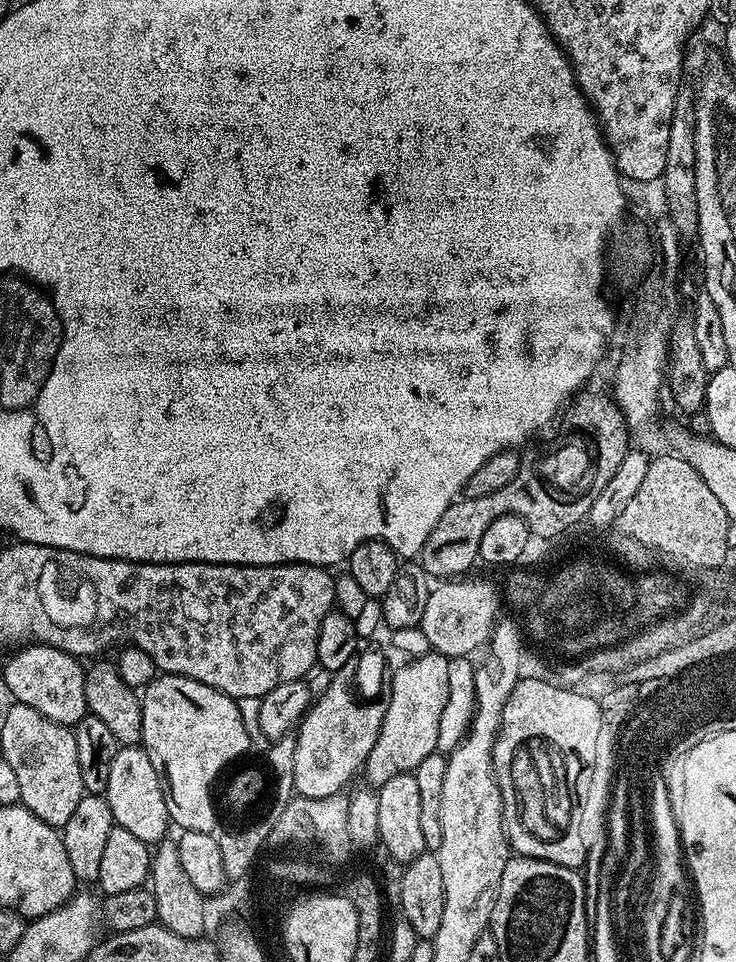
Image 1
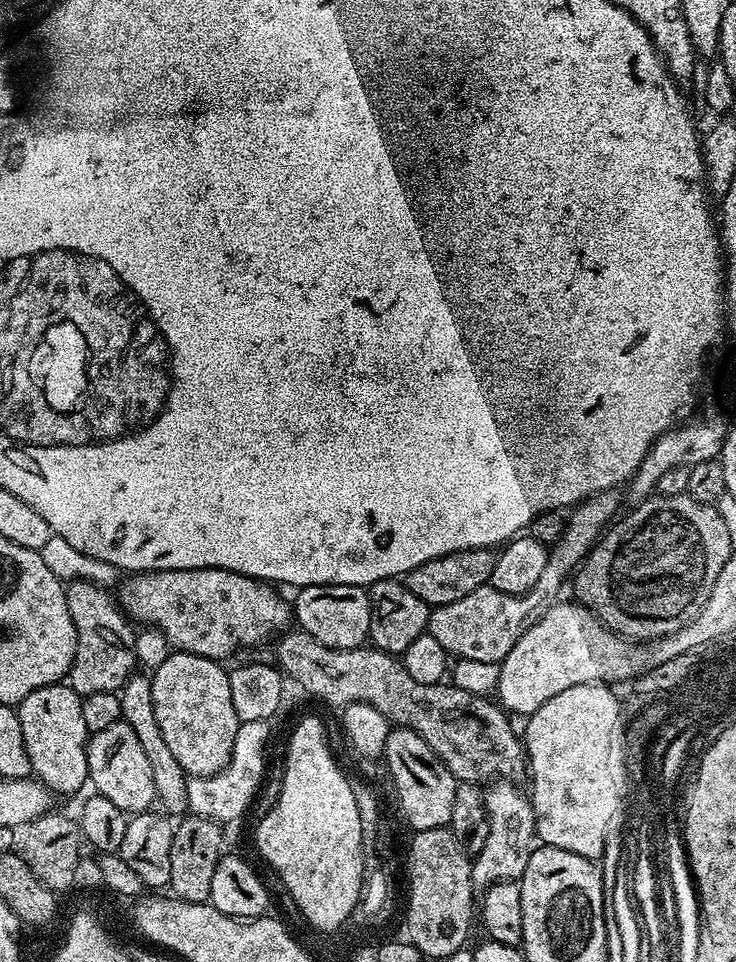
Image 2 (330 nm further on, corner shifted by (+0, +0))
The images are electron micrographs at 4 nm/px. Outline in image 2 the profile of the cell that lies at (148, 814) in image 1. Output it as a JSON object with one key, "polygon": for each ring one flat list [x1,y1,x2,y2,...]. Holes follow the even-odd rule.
{"polygon":[[123,722,106,726,106,730,91,733,88,746,88,778,99,795,110,798,129,814,147,812,157,803,154,773,150,771,150,762,142,750,134,730]]}

